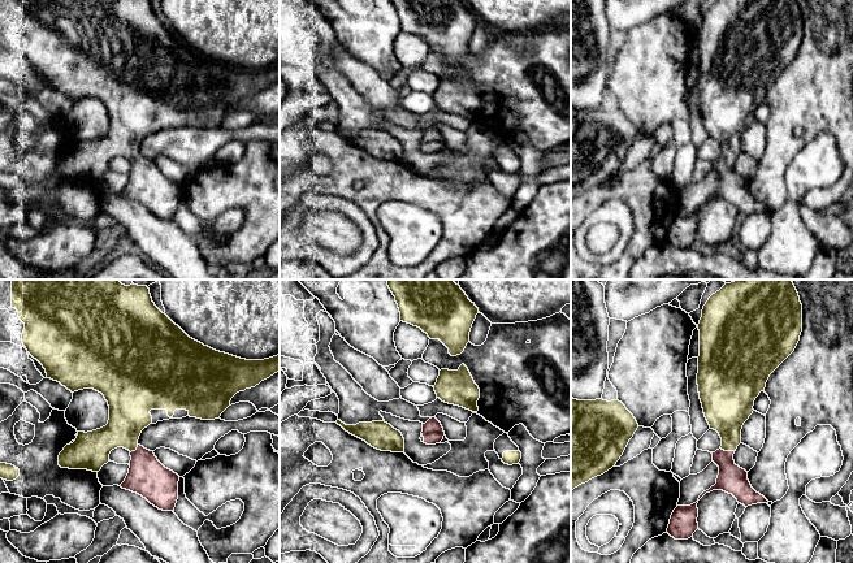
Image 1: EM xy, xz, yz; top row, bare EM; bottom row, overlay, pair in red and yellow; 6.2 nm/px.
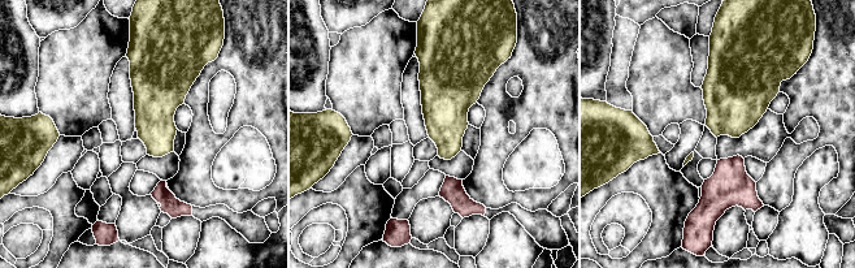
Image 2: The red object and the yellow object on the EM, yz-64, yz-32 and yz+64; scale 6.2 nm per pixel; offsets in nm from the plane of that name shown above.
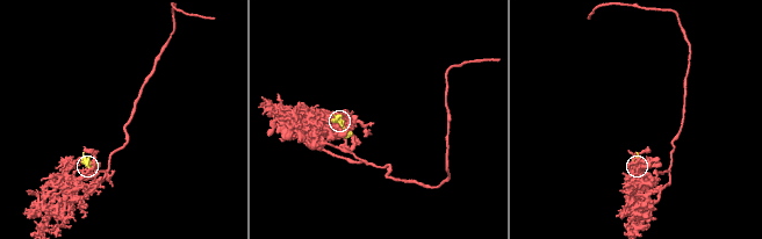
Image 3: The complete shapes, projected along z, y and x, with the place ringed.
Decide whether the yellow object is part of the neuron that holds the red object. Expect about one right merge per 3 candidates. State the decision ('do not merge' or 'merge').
merge

